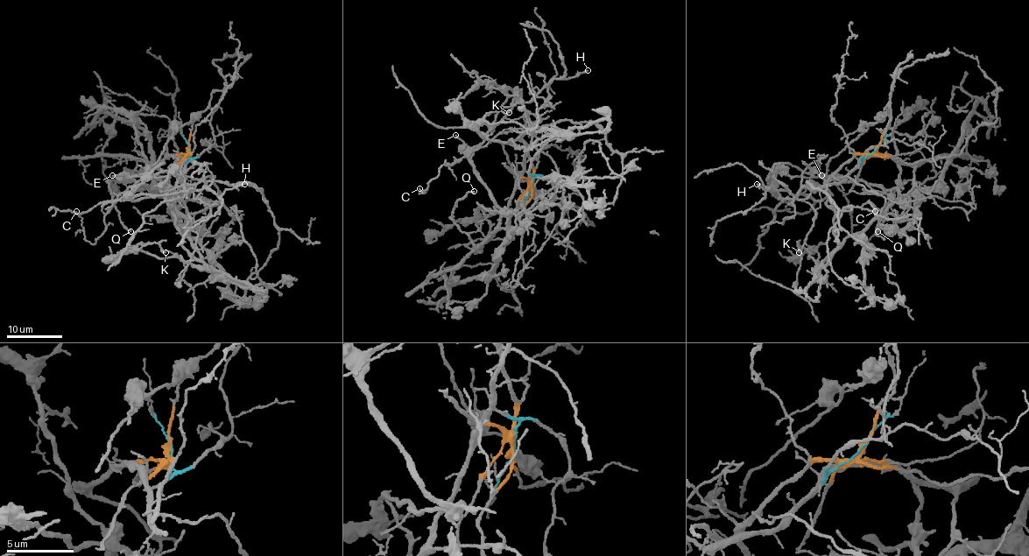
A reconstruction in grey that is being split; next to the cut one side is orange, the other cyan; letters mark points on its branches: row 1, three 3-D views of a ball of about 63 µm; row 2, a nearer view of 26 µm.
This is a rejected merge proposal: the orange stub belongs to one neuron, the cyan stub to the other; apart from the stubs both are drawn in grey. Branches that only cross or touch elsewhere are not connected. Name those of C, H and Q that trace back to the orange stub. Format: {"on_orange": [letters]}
{"on_orange": ["C", "H"]}

